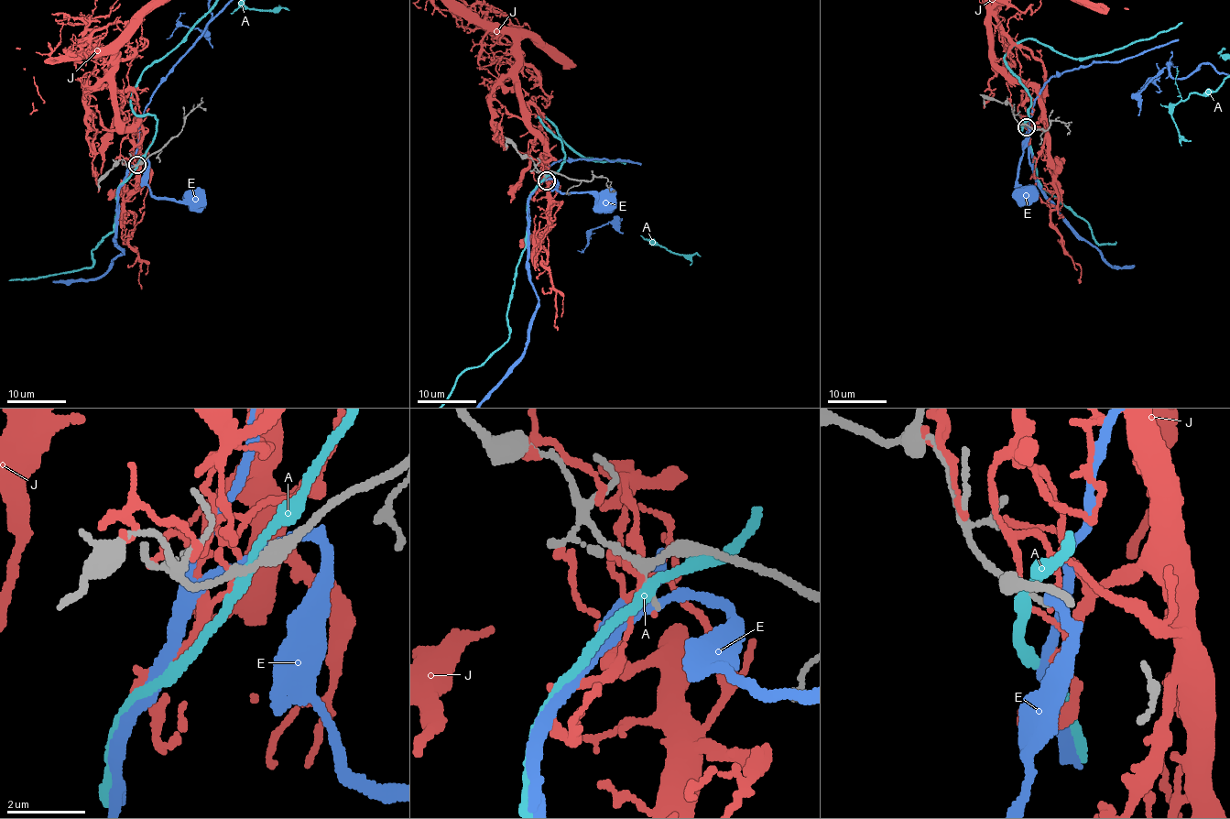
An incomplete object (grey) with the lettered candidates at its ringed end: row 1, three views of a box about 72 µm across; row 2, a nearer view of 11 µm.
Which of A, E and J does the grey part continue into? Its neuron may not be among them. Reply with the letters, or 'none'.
none

